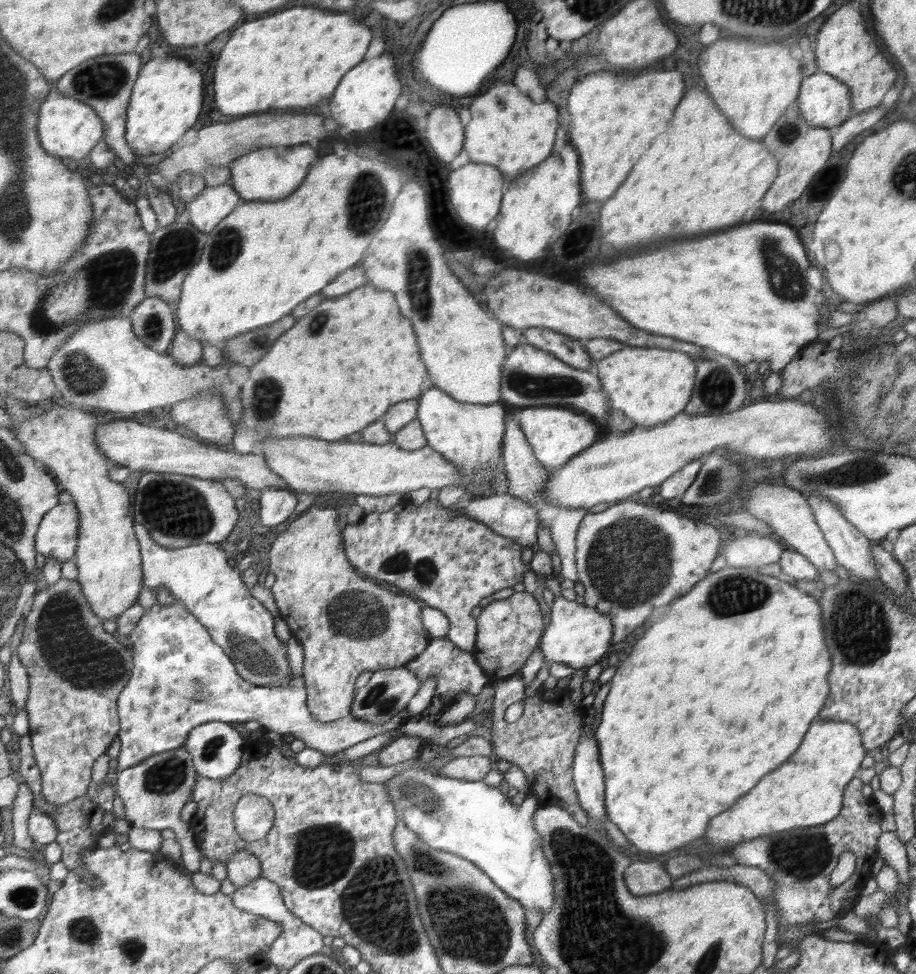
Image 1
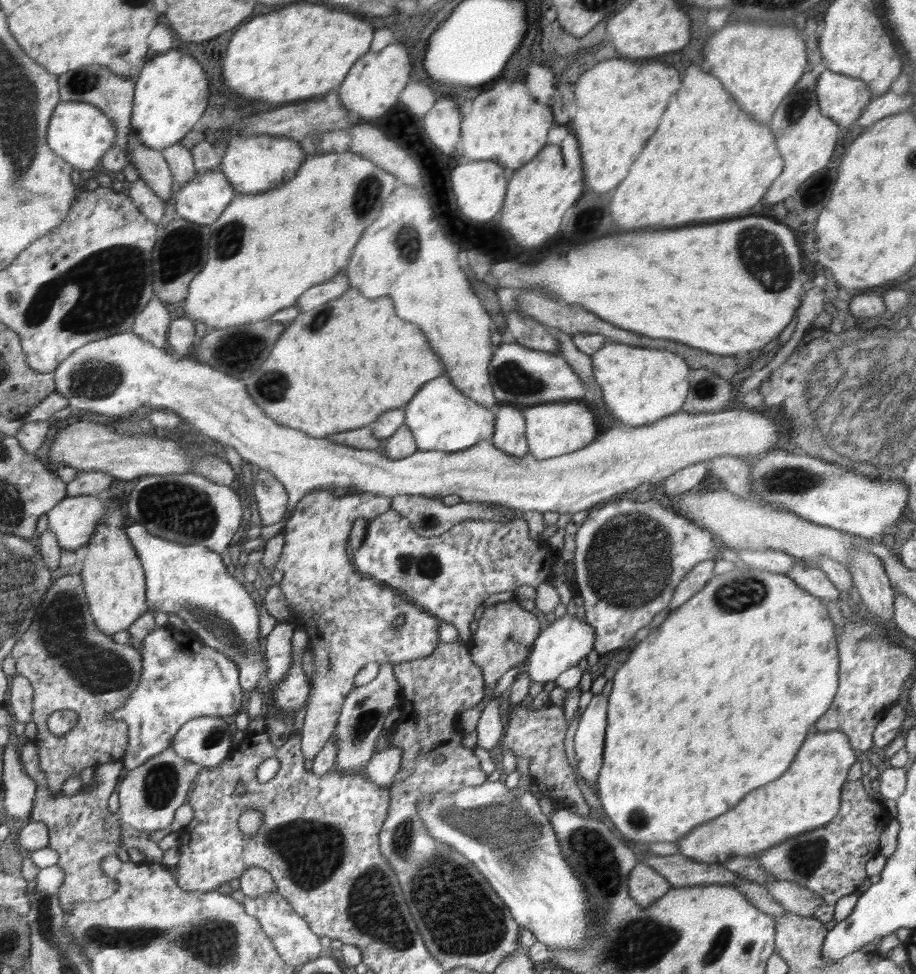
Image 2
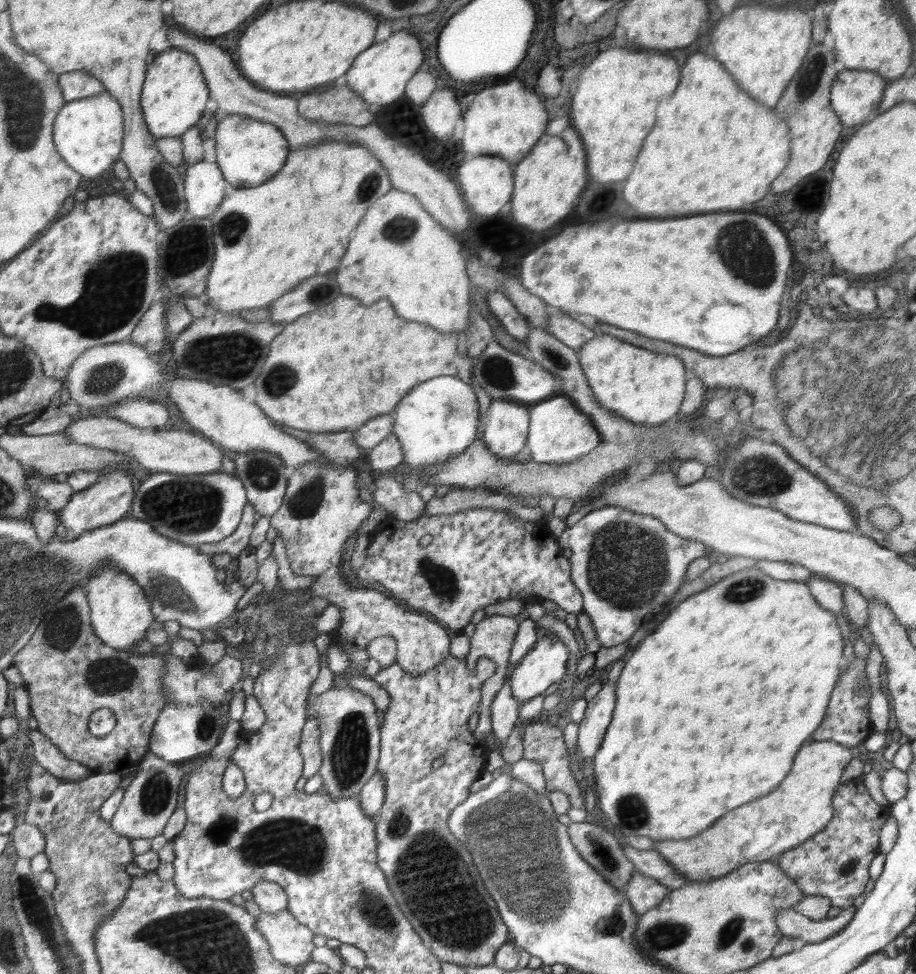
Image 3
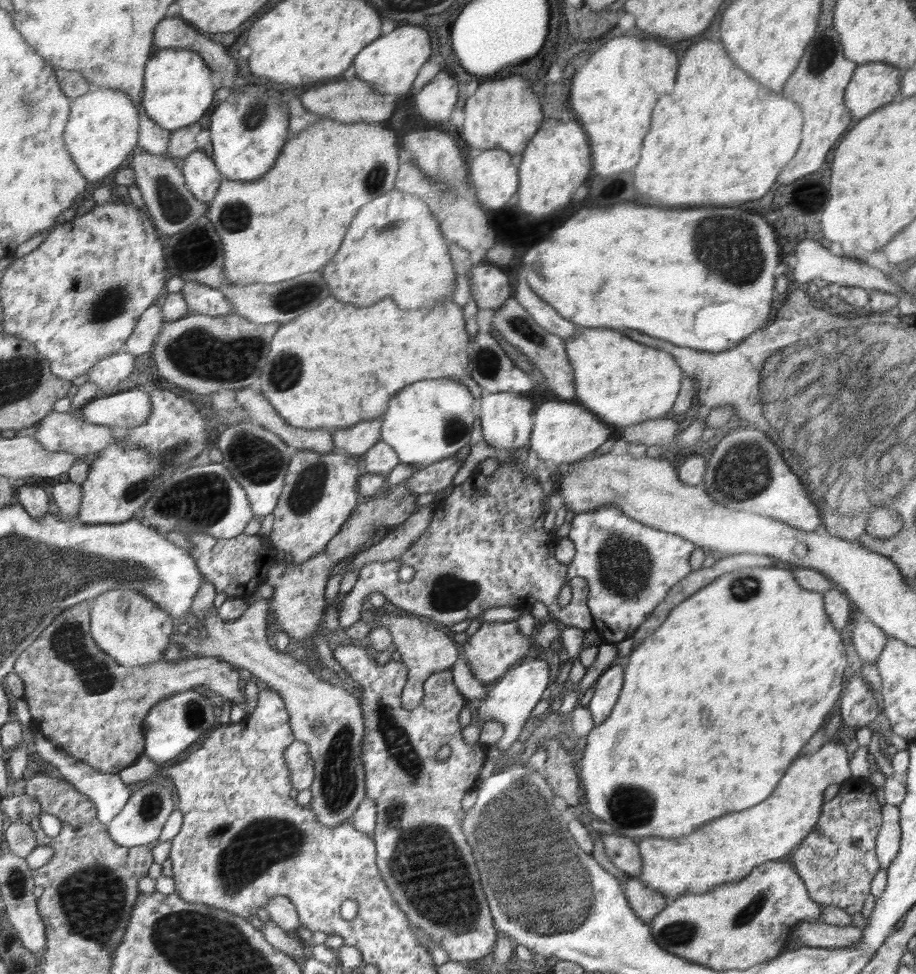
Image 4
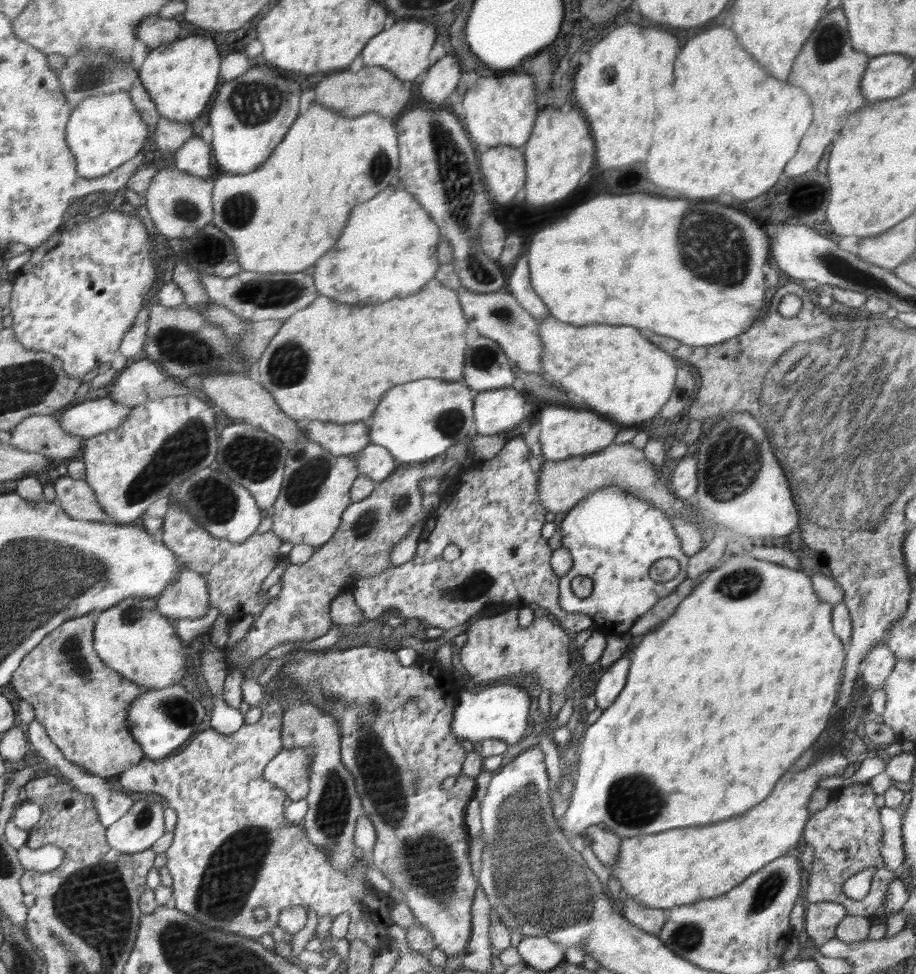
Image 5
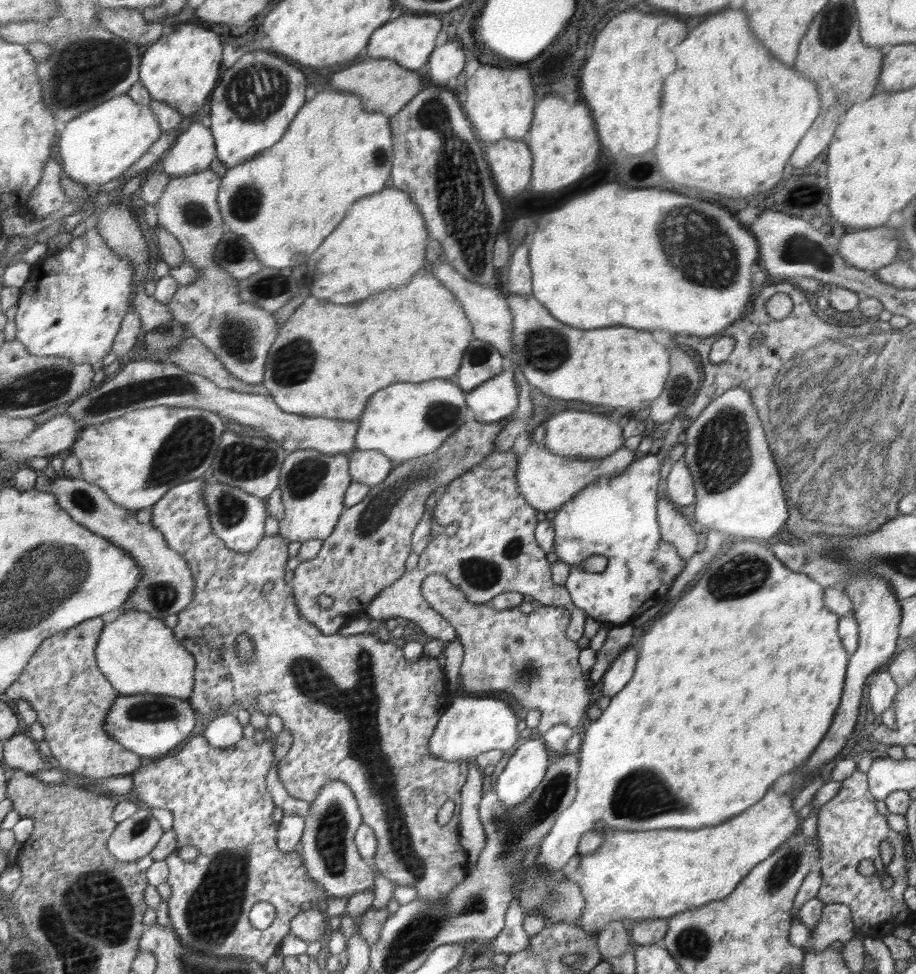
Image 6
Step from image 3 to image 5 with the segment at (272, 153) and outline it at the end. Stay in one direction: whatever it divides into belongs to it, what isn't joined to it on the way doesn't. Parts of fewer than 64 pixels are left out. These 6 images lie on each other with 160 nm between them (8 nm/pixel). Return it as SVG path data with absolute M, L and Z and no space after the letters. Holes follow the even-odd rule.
M252 66L248 72L223 84L209 108L210 146L220 172L246 174L260 167L298 118L300 88L268 66Z

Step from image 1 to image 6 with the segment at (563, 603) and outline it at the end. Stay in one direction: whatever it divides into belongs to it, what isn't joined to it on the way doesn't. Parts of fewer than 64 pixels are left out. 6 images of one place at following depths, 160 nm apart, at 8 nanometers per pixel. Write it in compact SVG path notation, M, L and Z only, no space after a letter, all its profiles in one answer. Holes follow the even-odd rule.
M459 691L452 700L453 704L450 704L448 711L441 716L441 720L435 728L432 738L430 738L430 751L432 751L433 756L446 761L468 760L481 755L483 752L493 751L495 748L504 751L512 749L516 738L518 738L516 724L519 720L516 720L514 712L508 708L508 704L504 700L496 699L496 697L480 698L479 695L476 698L471 698L470 695Z

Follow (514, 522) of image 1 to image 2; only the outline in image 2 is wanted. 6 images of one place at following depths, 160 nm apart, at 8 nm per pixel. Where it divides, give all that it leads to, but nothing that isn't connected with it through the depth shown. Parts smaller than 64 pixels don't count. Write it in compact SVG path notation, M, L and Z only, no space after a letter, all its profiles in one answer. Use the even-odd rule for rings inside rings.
M396 495L393 496L391 508L396 512L401 513L412 524L413 529L424 537L432 537L442 534L447 531L451 526L454 526L461 520L471 518L476 520L493 520L500 522L514 521L522 518L522 512L515 510L509 506L501 506L495 503L484 502L466 502L463 501L456 506L446 506L441 498L431 498L424 495Z

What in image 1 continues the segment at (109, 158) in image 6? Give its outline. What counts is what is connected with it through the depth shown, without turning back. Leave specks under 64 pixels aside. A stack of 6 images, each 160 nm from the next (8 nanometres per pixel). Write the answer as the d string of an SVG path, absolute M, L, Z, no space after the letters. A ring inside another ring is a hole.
M53 84L49 96L40 105L38 114L38 136L42 148L50 155L80 160L88 157L104 138L105 125L96 110L74 98L62 96L56 84Z

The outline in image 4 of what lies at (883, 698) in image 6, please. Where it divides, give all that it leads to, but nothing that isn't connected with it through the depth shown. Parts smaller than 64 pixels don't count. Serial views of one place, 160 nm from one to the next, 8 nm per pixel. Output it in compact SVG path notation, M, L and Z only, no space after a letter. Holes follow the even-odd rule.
M854 609L851 625L845 634L854 645L862 663L876 664L886 645L886 636L879 626Z

